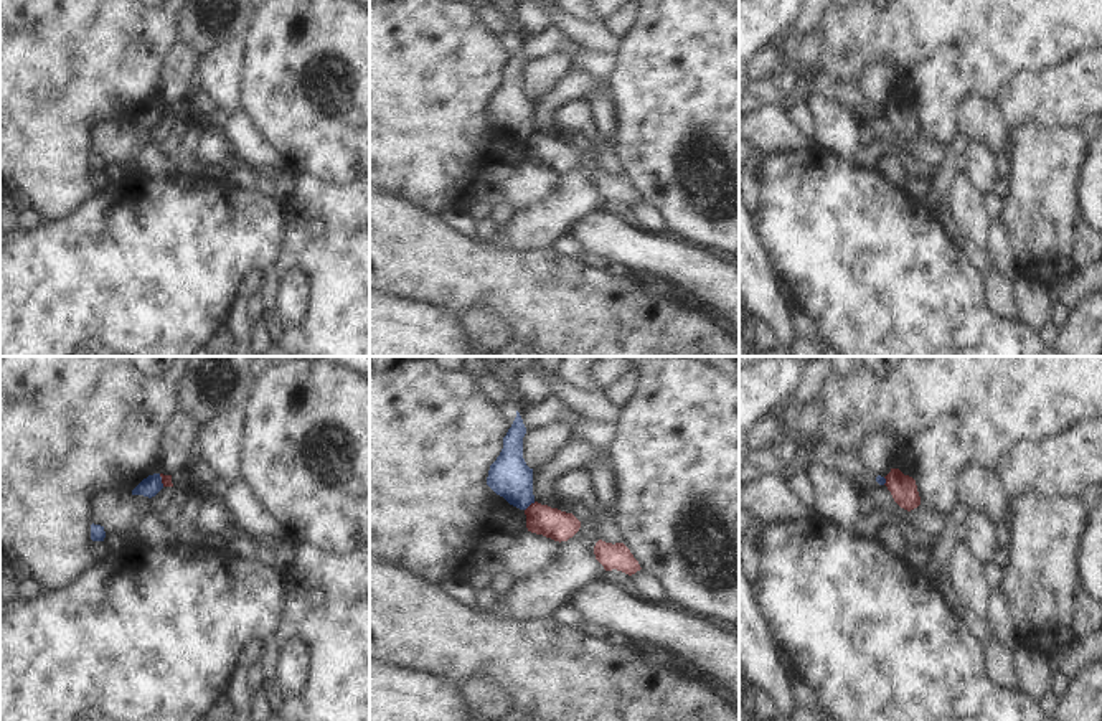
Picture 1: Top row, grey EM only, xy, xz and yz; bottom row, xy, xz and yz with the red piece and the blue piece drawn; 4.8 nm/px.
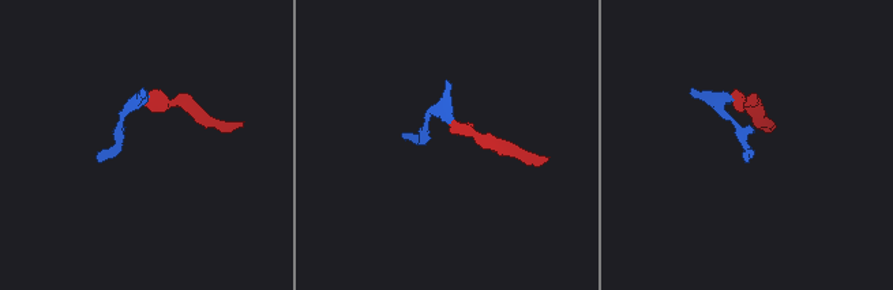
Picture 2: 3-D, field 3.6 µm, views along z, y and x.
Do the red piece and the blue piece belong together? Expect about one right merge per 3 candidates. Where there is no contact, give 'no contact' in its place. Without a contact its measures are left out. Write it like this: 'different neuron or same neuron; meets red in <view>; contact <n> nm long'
different neuron; meets red in xz; contact 70 nm long

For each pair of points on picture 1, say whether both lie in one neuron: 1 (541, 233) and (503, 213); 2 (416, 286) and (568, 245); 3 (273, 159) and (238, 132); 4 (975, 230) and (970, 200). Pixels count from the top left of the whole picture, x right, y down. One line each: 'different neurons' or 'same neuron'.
1: different neurons
2: different neurons
3: same neuron
4: same neuron

